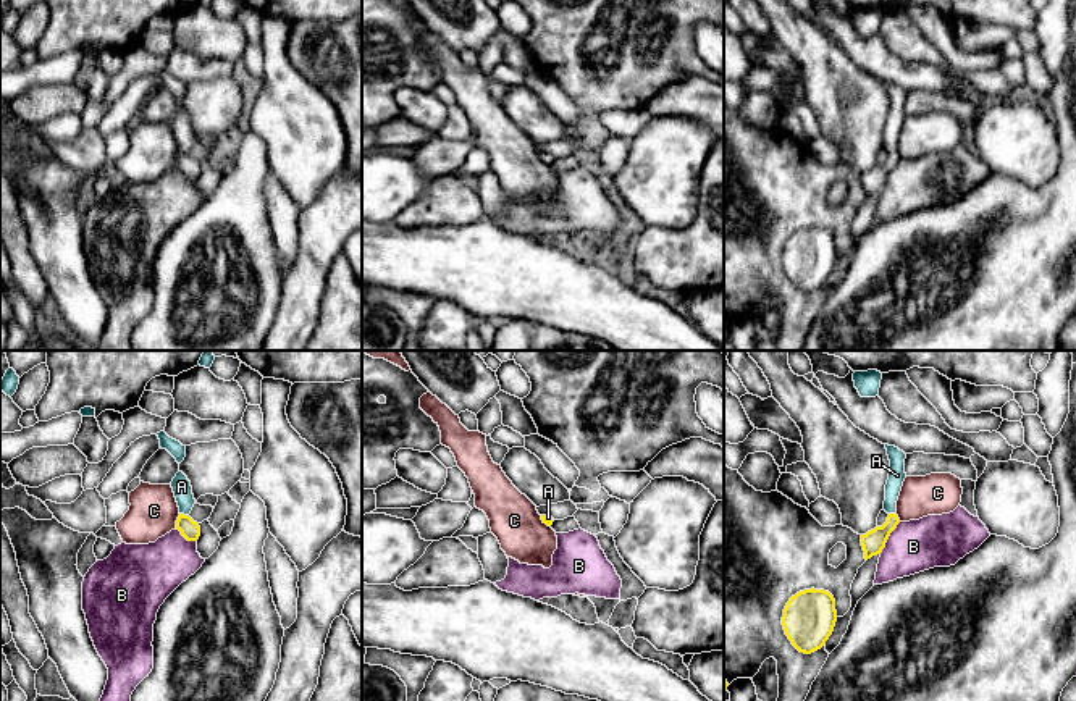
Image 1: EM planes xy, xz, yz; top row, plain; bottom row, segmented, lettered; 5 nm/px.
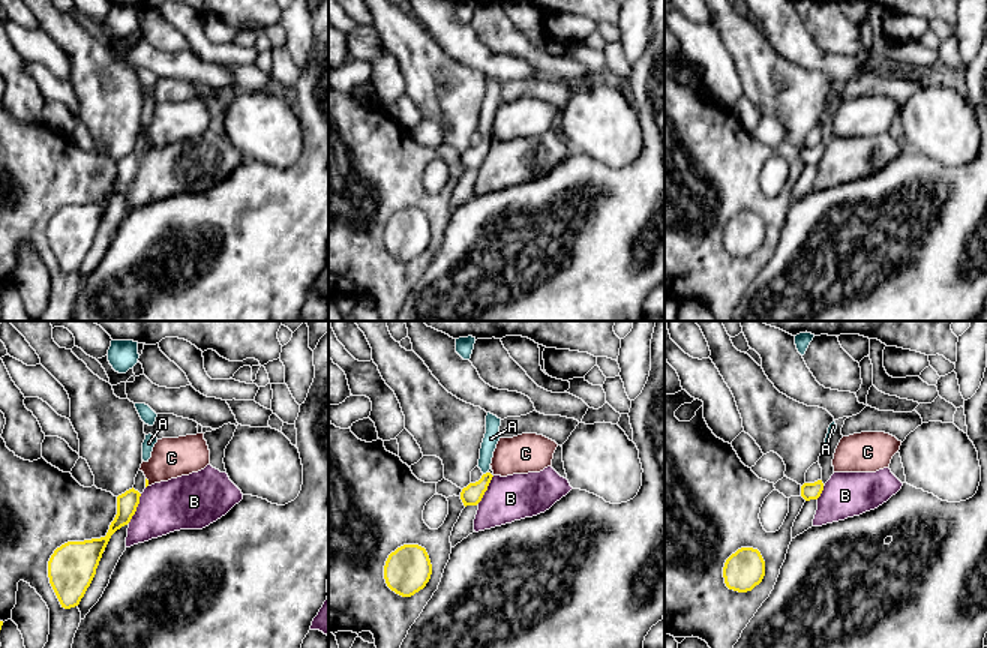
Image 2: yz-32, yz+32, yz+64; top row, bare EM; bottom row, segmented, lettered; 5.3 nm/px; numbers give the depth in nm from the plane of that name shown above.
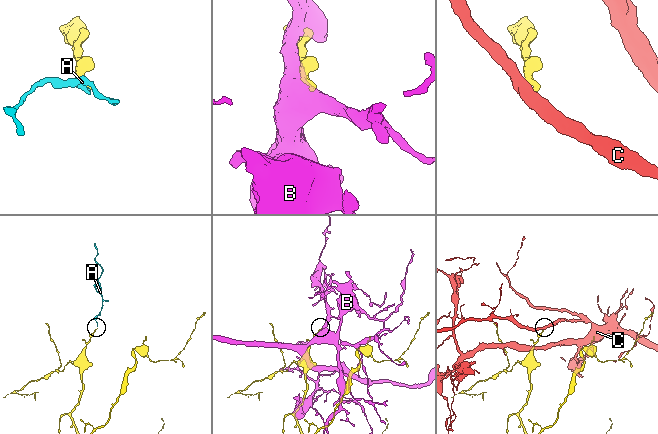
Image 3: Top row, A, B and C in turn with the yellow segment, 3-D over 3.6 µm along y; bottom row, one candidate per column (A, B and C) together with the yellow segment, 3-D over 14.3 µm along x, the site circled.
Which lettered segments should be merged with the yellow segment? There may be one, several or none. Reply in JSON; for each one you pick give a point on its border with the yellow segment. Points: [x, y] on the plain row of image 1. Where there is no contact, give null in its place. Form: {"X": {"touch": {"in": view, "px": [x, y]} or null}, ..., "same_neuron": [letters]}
{"A": {"touch": {"in": "xy", "px": [183, 152]}}, "same_neuron": ["A"]}

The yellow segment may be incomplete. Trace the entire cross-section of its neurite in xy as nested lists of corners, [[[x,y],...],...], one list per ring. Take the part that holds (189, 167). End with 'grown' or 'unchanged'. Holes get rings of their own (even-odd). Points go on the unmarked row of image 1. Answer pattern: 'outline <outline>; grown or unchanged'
outline [[[178,110],[173,120],[170,121],[179,145],[179,155],[176,158],[176,168],[181,170],[181,173],[187,179],[197,179],[200,174],[200,165],[197,160],[194,160],[189,152],[195,142],[192,124],[187,115],[183,110]]]; grown

